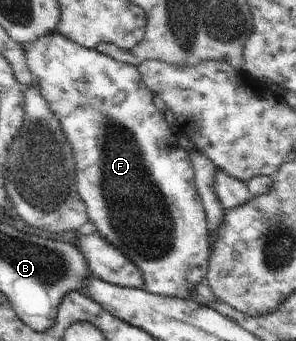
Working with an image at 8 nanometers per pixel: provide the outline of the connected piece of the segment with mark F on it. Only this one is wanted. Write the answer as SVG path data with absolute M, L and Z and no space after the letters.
M57 32L48 33L48 35L40 37L38 41L26 43L21 47L25 54L27 69L40 85L40 94L46 99L46 103L48 103L50 111L54 113L54 117L60 121L60 125L66 133L66 139L72 145L72 153L74 153L74 161L76 161L76 190L85 204L87 215L93 221L96 231L102 237L106 237L112 245L116 245L124 255L128 255L128 259L142 271L144 279L142 289L147 293L164 297L190 299L190 293L196 292L196 287L205 280L208 272L212 246L210 244L206 211L200 193L196 188L194 169L189 153L179 145L173 127L166 122L165 115L158 111L154 105L152 101L153 94L148 90L136 66L115 61L95 49L82 47Z

